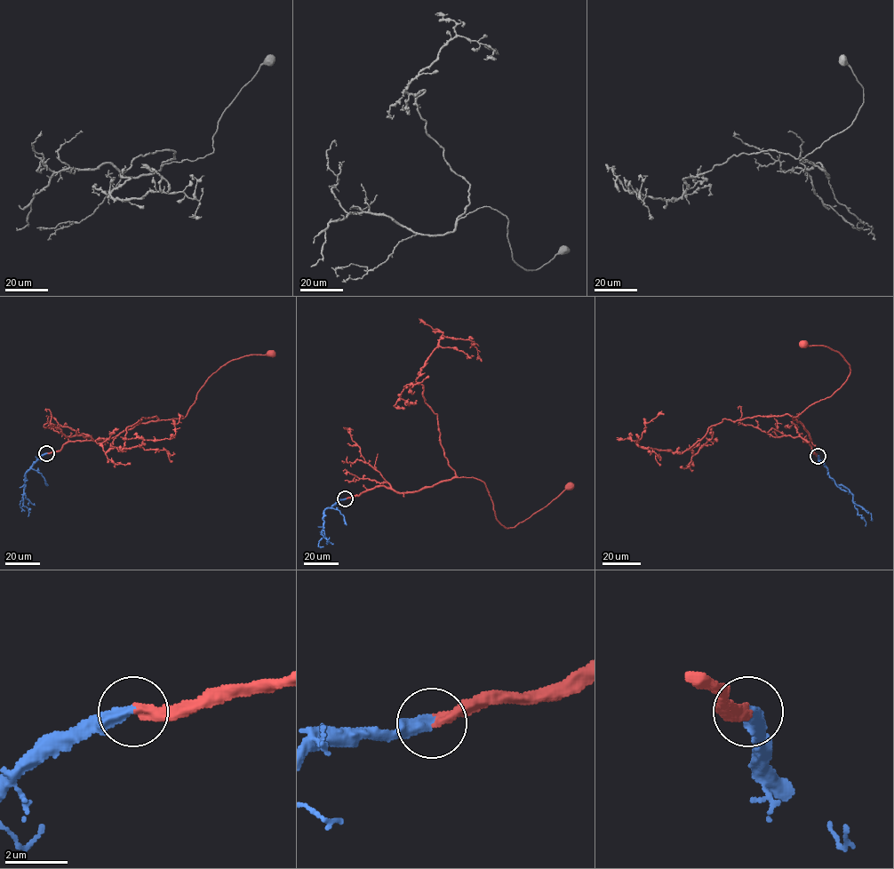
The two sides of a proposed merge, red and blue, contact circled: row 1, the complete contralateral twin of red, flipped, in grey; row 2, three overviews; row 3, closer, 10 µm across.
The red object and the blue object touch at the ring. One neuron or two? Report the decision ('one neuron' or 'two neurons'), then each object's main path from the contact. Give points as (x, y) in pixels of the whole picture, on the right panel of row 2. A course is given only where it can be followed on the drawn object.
one neuron | red via (818, 455), (794, 417), (830, 396), (850, 366), (827, 346), (803, 344) | blue via (818, 456), (827, 468), (827, 474), (837, 484), (850, 490), (852, 500), (870, 514), (872, 521)

